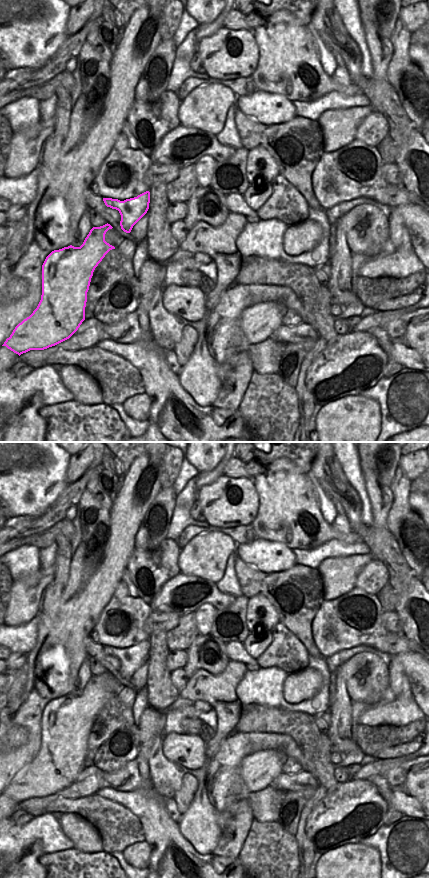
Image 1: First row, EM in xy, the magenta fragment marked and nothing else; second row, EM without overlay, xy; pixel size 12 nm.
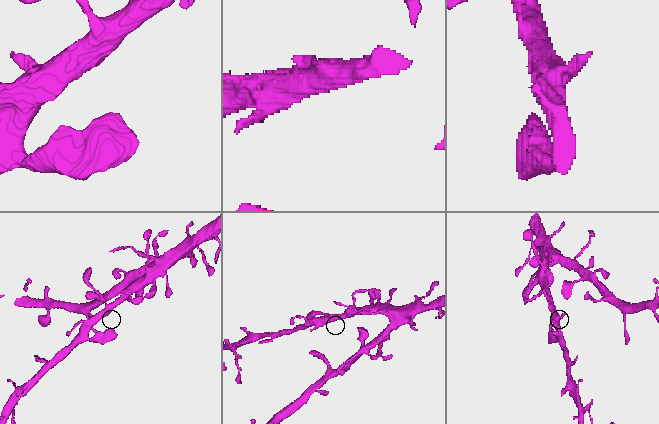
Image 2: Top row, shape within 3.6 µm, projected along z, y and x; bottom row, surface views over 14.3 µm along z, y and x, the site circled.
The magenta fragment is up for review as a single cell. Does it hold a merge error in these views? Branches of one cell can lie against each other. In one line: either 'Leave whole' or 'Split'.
Leave whole.

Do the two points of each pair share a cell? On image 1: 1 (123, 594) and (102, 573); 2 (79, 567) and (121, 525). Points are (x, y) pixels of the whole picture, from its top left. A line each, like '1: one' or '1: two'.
1: two
2: one

